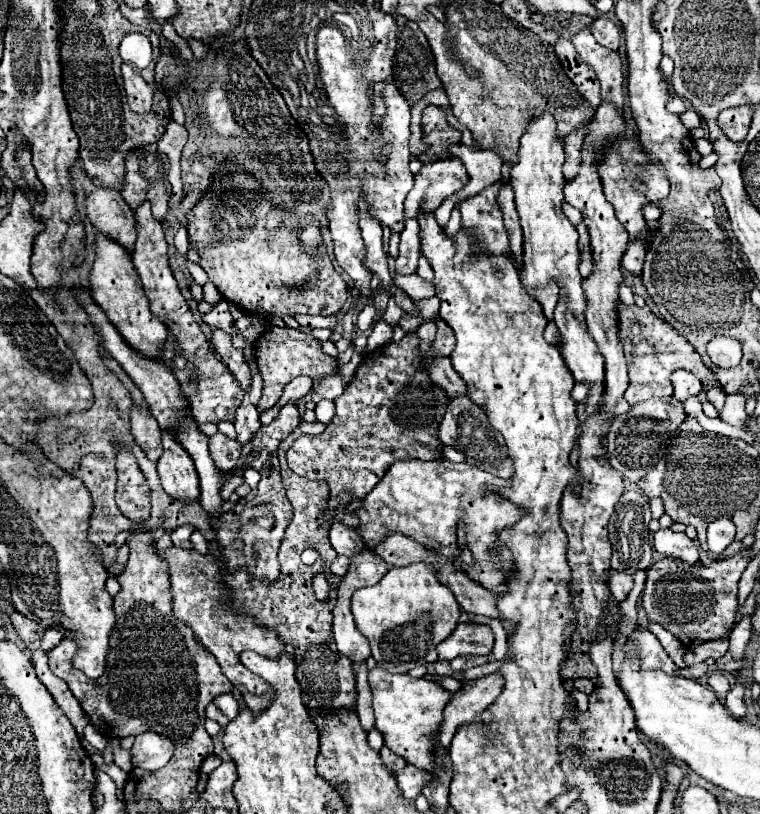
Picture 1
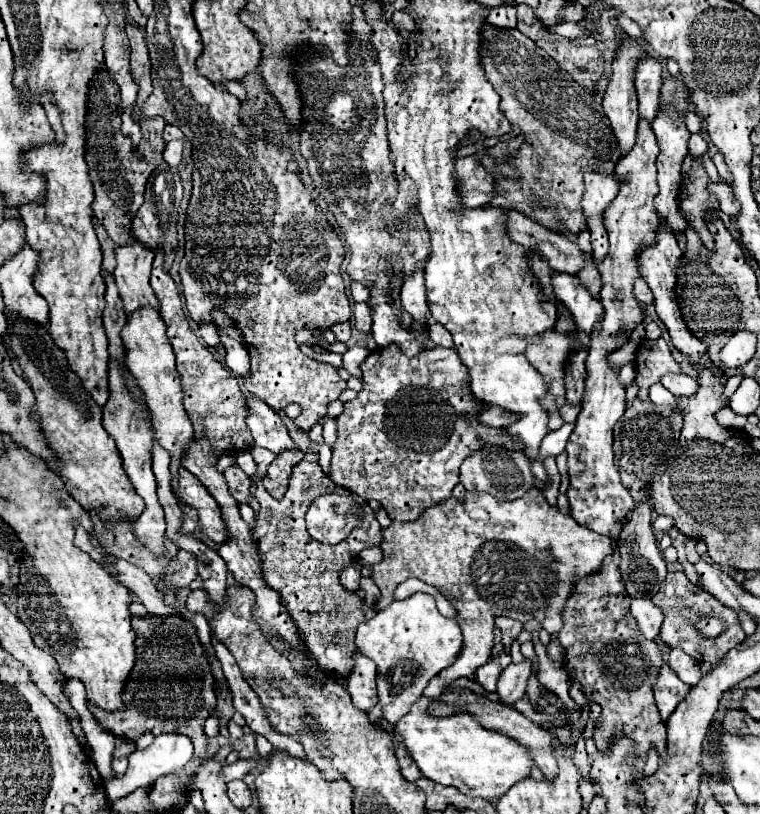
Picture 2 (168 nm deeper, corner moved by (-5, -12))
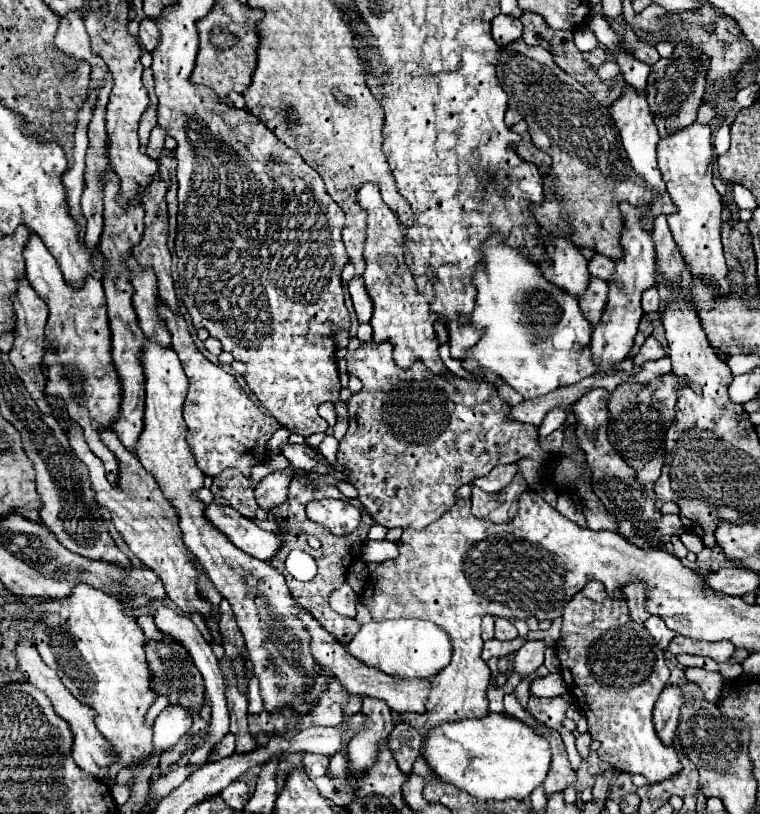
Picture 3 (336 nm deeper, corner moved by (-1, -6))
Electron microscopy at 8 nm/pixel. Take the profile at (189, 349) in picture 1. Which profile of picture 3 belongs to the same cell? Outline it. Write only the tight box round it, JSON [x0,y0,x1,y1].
[159,302,281,480]

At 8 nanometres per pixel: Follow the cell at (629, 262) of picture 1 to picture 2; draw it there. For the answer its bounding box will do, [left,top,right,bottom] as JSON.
[633,278,653,304]

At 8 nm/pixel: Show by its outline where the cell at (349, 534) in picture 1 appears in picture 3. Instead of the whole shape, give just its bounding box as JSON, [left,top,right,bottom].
[329,582,357,618]

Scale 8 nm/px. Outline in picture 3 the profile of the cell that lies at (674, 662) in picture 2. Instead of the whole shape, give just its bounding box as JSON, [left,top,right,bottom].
[685,668,723,702]

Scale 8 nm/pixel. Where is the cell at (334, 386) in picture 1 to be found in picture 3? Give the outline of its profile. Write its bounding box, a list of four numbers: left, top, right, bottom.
[319,402,337,428]

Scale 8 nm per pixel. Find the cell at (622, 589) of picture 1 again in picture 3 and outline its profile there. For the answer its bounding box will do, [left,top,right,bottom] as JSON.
[645,616,677,650]

